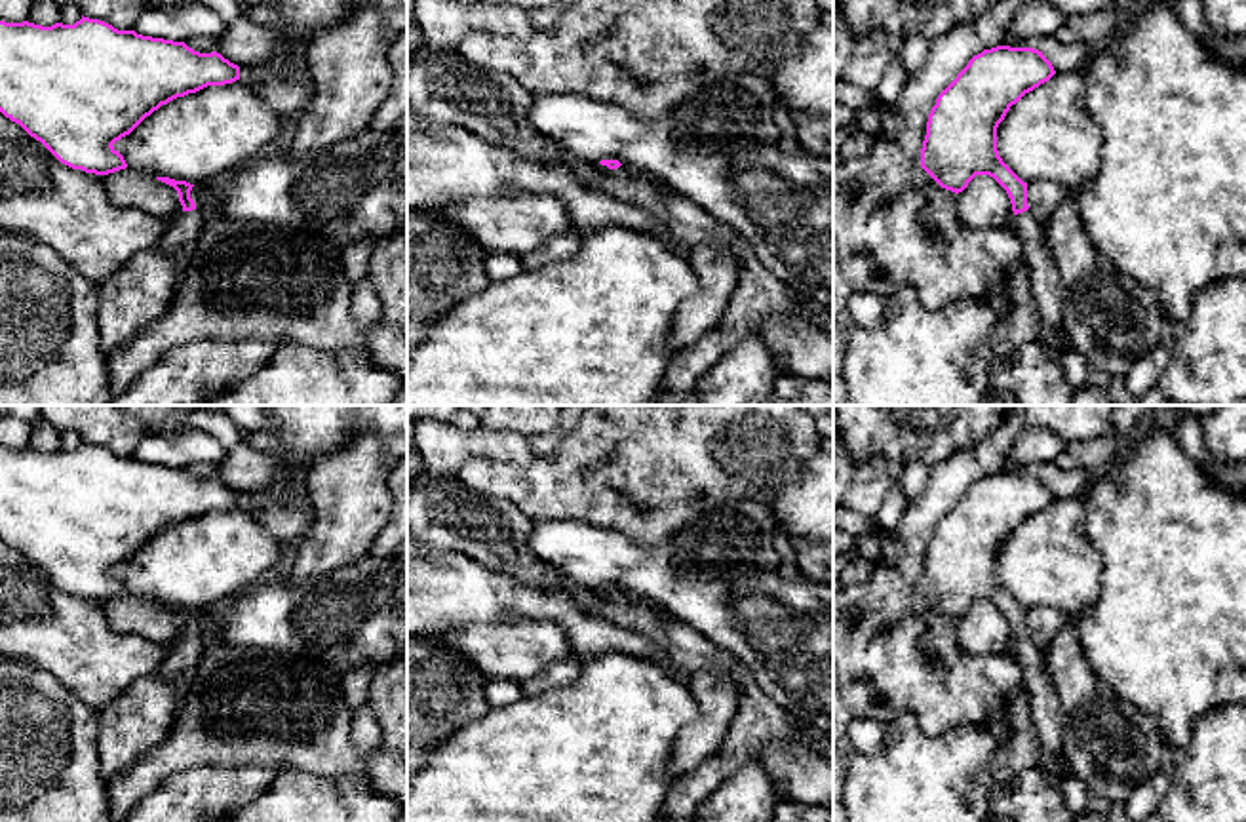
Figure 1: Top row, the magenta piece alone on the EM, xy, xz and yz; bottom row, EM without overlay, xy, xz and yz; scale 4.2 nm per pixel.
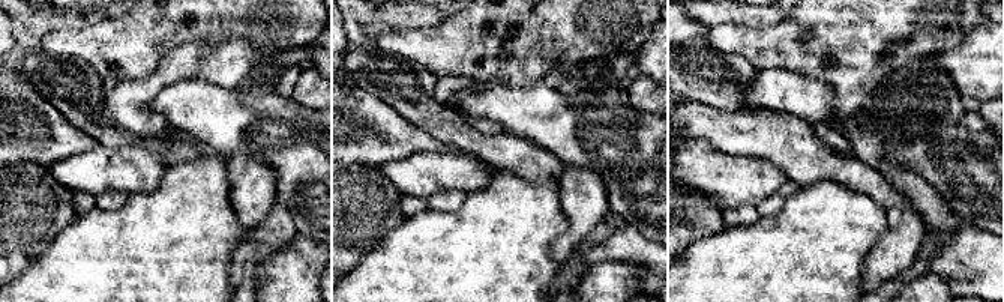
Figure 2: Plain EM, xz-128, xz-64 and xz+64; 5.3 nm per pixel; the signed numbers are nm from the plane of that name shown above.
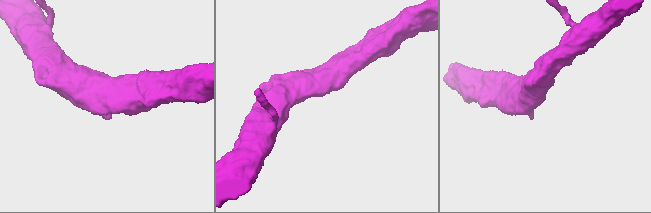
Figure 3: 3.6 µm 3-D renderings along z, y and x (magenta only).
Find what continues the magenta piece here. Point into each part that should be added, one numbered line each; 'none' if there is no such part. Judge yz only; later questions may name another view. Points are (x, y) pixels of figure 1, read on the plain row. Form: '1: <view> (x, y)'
1: yz (1047, 706)

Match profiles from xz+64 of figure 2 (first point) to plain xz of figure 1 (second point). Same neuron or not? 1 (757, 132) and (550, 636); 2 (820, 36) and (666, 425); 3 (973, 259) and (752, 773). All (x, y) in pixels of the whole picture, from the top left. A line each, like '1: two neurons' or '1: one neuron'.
1: two neurons
2: one neuron
3: two neurons

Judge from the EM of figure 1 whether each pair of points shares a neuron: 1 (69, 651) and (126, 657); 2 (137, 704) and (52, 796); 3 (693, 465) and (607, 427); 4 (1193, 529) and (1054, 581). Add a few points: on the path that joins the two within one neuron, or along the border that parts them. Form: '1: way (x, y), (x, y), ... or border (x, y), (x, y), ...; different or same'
1: way (82, 651), (88, 657), (113, 657); same
2: border (96, 712), (99, 775), (105, 781); different
3: way (672, 444), (628, 444); same
4: border (1083, 522), (1100, 558), (1100, 594), (1090, 607); different

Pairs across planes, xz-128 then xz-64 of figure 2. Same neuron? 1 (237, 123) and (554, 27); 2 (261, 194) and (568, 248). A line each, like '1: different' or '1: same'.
1: different
2: same

